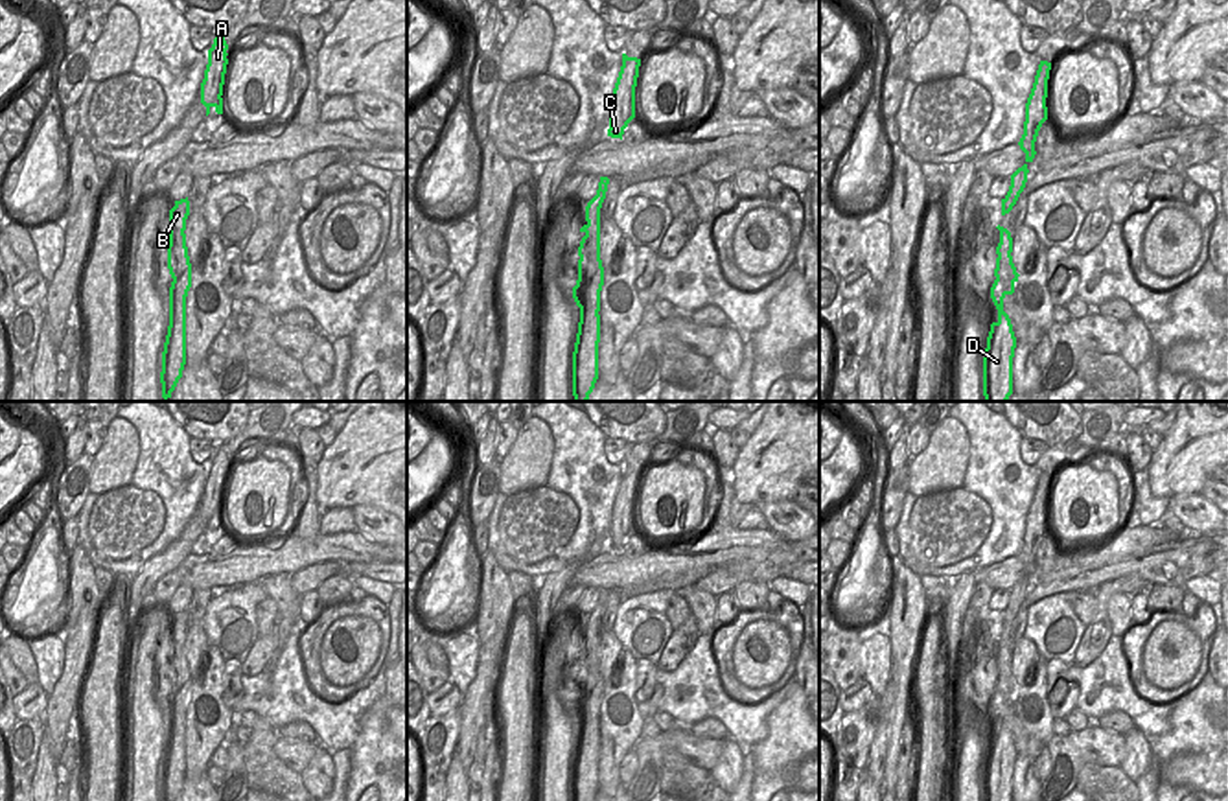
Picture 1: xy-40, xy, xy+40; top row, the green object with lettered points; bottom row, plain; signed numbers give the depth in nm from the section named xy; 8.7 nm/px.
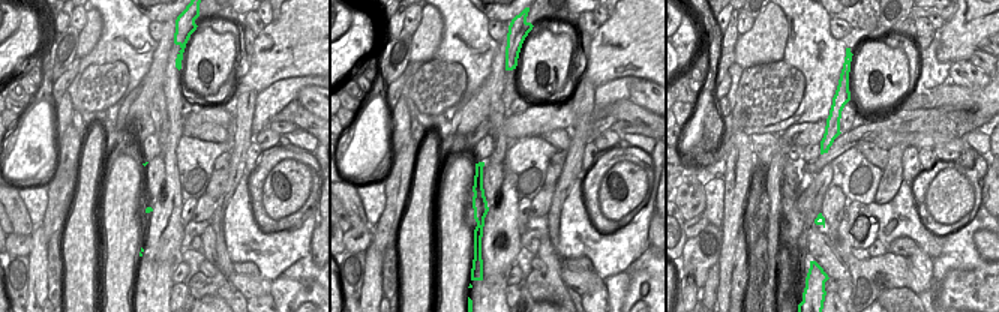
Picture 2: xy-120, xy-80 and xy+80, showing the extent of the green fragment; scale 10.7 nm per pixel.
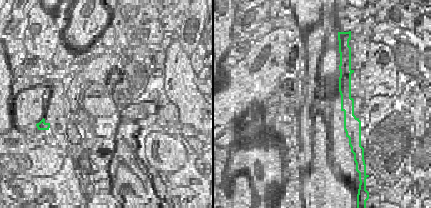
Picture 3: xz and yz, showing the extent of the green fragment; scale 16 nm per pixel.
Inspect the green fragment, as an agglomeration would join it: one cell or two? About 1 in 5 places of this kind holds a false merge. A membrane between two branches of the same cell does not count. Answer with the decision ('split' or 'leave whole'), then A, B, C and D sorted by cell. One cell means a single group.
leave whole; A B C D

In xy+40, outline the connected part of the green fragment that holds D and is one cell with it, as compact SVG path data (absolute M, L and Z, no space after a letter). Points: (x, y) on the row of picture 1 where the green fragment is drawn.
M1003 226L1000 230L1000 243L996 247L994 284L991 298L998 309L998 320L991 324L987 348L983 357L983 396L985 401L1007 401L1013 394L1013 357L1016 337L1009 315L1003 311L1003 298L1014 293L1018 273L1013 263L1013 238Z

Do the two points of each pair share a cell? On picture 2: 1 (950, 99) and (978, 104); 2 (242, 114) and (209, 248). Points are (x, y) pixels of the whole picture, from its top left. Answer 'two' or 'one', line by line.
1: one
2: two

